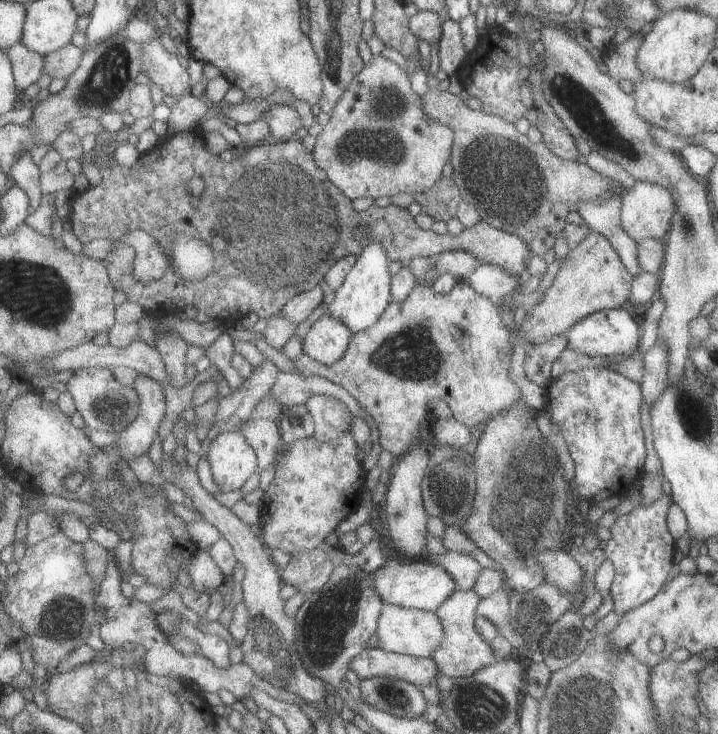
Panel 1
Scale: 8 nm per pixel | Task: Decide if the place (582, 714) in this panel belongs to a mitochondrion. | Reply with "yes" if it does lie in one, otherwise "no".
yes

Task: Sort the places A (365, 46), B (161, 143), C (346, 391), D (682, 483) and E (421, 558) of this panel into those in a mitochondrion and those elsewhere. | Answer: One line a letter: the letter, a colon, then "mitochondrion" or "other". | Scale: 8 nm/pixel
A: other
B: other
C: other
D: other
E: other

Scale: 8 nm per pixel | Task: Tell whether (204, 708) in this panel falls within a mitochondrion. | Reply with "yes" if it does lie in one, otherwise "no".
no

